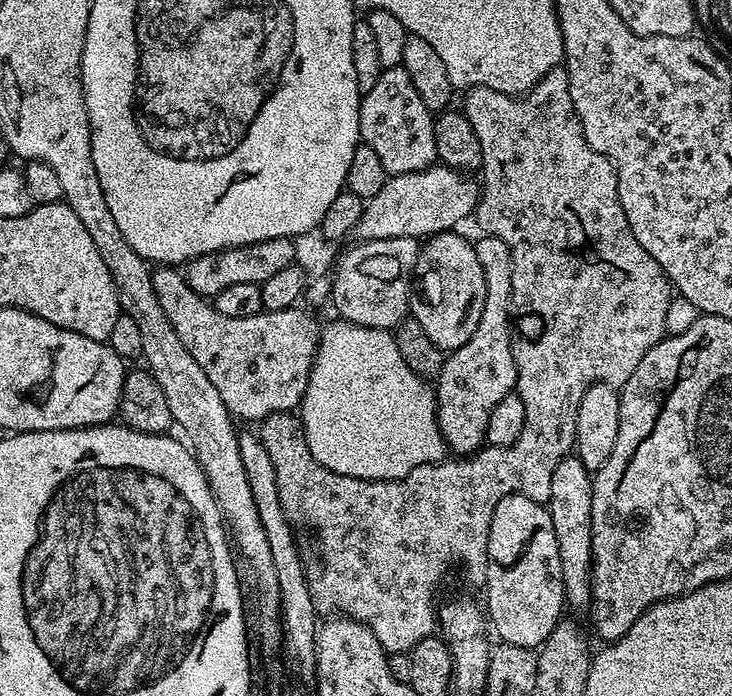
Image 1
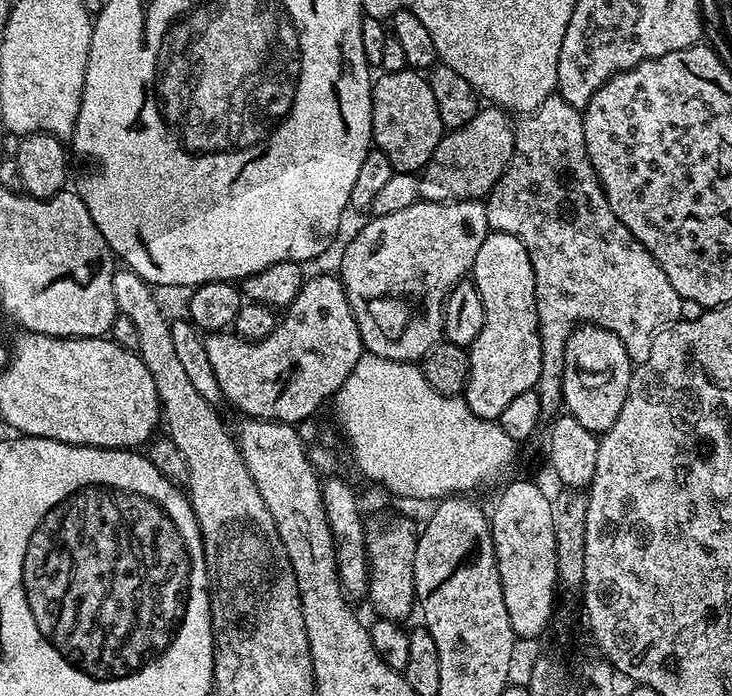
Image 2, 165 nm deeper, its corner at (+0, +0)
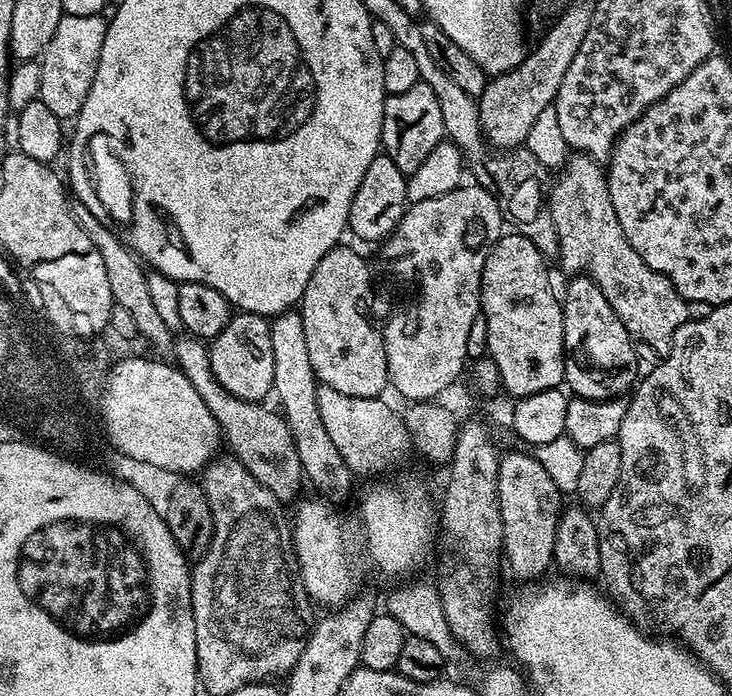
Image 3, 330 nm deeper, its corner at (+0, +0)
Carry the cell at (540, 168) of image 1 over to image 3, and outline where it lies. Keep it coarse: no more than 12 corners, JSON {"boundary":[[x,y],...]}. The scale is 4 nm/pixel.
{"boundary":[[569,155],[546,192],[558,261],[597,284],[633,342],[689,319],[626,242],[605,169]]}

